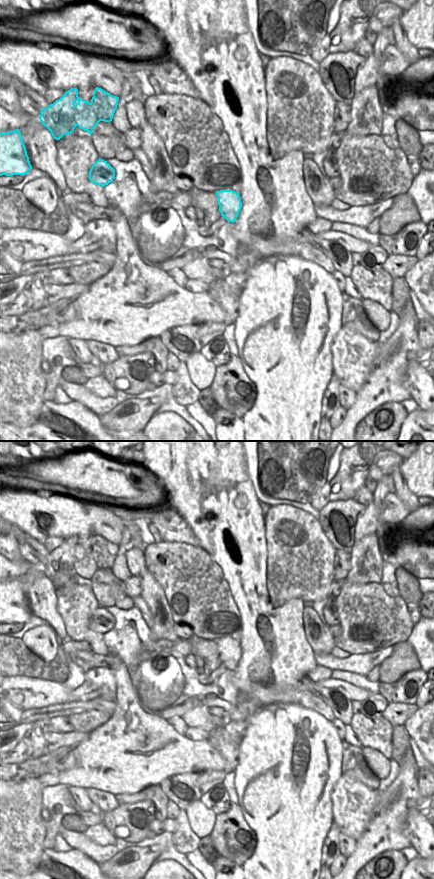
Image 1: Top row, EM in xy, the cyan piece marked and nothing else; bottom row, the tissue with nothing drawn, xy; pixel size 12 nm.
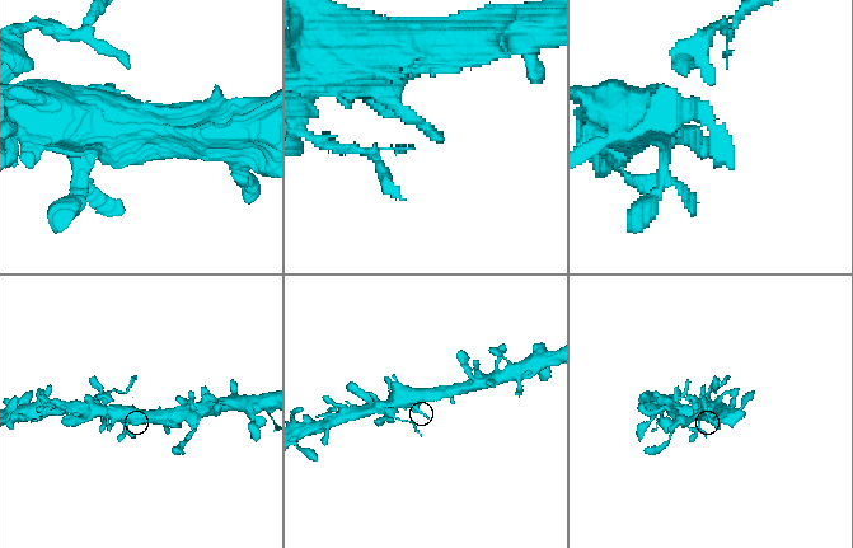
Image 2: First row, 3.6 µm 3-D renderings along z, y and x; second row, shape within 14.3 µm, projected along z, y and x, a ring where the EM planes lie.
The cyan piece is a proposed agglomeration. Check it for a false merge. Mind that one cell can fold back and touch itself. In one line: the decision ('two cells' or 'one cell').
one cell

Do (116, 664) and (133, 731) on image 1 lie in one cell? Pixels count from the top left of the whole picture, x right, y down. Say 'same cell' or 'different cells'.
same cell

